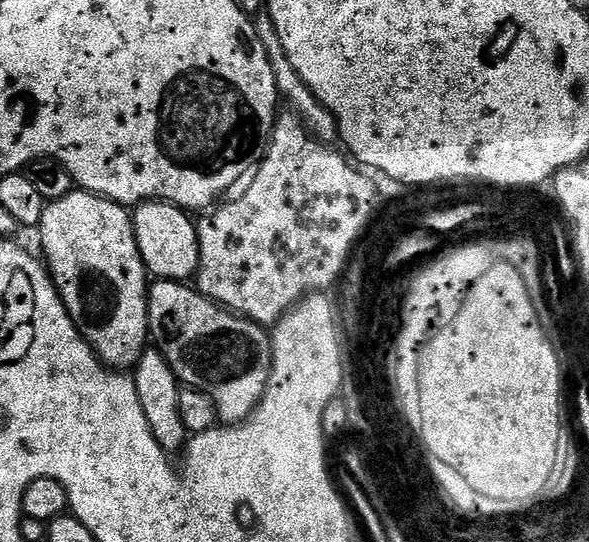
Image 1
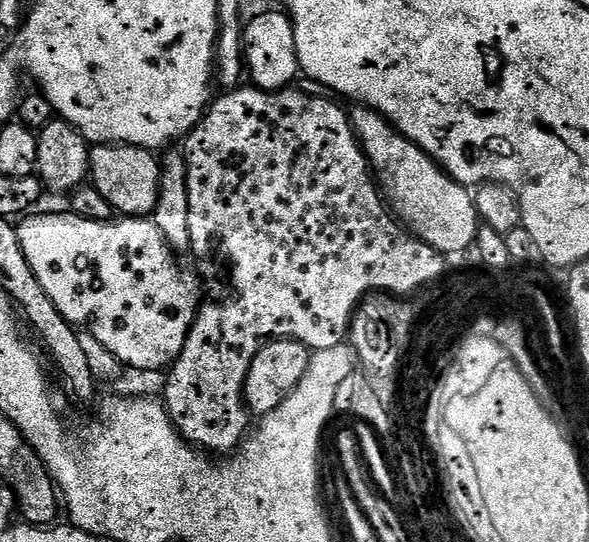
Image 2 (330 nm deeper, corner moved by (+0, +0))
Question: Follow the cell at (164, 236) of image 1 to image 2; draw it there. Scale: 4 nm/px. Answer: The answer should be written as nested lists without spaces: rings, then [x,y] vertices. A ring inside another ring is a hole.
[[[102,144],[91,149],[88,157],[90,169],[90,184],[110,202],[113,213],[124,218],[148,218],[156,208],[158,202],[158,190],[160,189],[160,169],[162,167],[159,159],[155,160],[153,153],[147,148],[136,148],[132,144]]]

